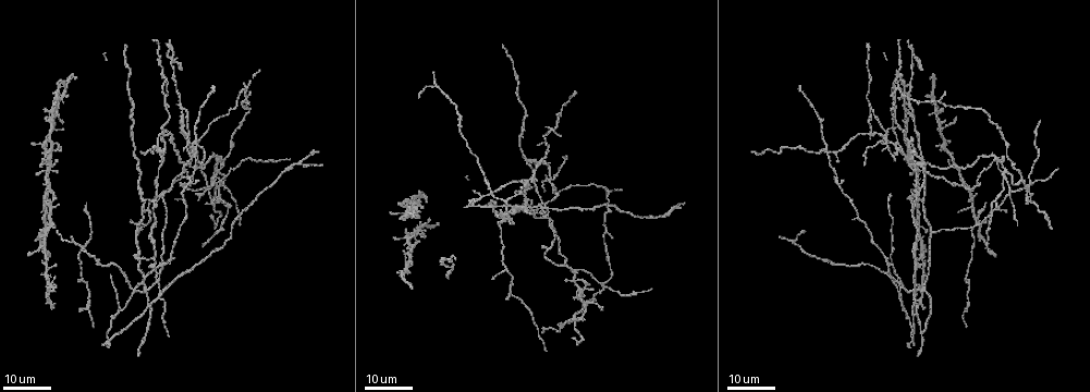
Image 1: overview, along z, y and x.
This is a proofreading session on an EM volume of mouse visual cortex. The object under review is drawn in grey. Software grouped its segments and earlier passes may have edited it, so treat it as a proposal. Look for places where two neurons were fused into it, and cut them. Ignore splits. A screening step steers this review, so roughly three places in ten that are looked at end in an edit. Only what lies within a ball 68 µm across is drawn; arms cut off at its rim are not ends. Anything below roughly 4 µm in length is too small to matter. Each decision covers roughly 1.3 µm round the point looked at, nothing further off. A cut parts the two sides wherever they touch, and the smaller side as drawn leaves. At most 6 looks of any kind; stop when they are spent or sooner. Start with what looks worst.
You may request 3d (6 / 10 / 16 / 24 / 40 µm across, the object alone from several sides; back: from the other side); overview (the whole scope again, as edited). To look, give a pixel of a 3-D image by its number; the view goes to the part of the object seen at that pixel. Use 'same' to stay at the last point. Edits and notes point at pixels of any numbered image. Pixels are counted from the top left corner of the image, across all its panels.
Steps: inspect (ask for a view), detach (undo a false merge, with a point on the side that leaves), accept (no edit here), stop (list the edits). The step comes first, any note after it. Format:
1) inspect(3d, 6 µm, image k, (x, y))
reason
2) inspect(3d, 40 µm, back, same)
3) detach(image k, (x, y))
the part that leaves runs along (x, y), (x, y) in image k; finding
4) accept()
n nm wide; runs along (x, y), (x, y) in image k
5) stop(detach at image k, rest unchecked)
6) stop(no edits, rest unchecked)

inspect(3d, 24 µm, image 1, (154, 201))

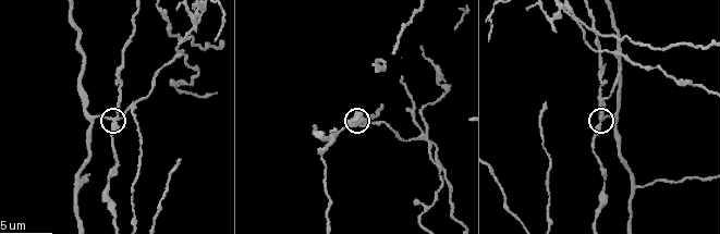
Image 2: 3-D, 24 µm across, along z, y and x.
inspect(3d, 10 µm, image 2, (599, 116))

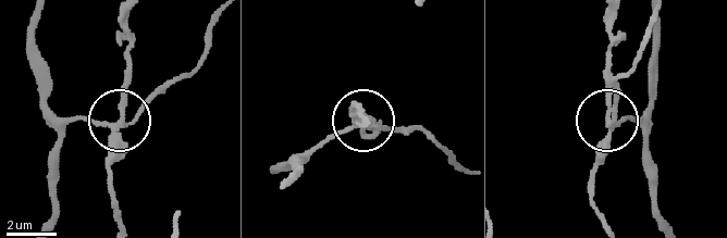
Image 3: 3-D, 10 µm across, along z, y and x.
detach(image 3, (121, 89))
4 arms; the part that leaves runs along (116, 130), (110, 165), (116, 222) in image 3; two neurons meet here

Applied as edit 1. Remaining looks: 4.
inspect(overview)

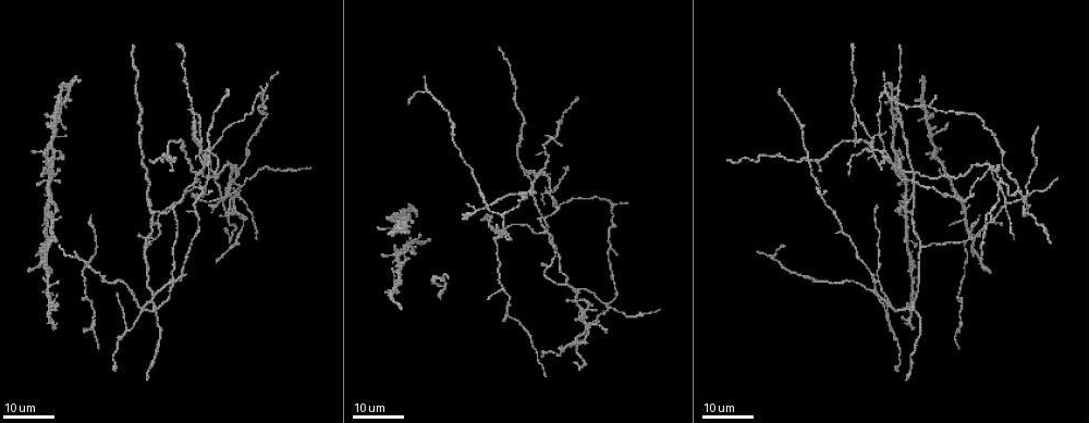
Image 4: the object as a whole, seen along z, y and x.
inspect(3d, 16 µm, image 4, (153, 313))
three-way junction

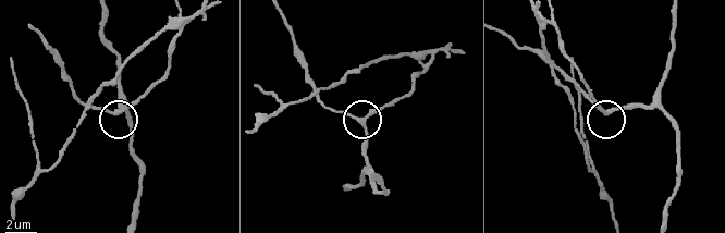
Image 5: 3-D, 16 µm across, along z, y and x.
inspect(3d, 6 µm, image 5, (119, 111))
zoom in

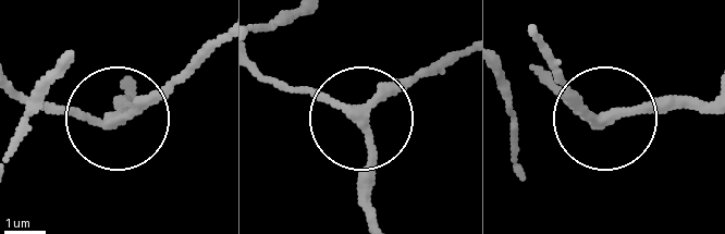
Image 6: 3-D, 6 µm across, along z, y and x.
inspect(3d, 6 µm, back, image 6, (116, 119))

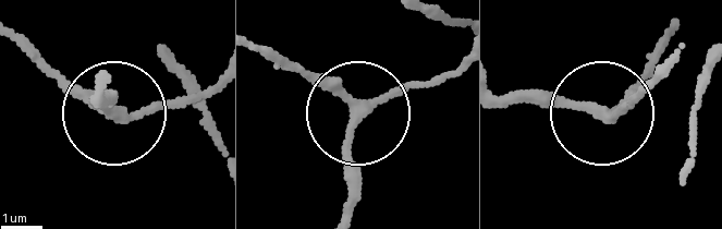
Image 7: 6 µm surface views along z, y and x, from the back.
accept()
200 nm wide; runs along (106, 88), (117, 109), (204, 99) in image 7; one neuron here

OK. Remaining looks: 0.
stop(detach at image 3, rest unchecked)

